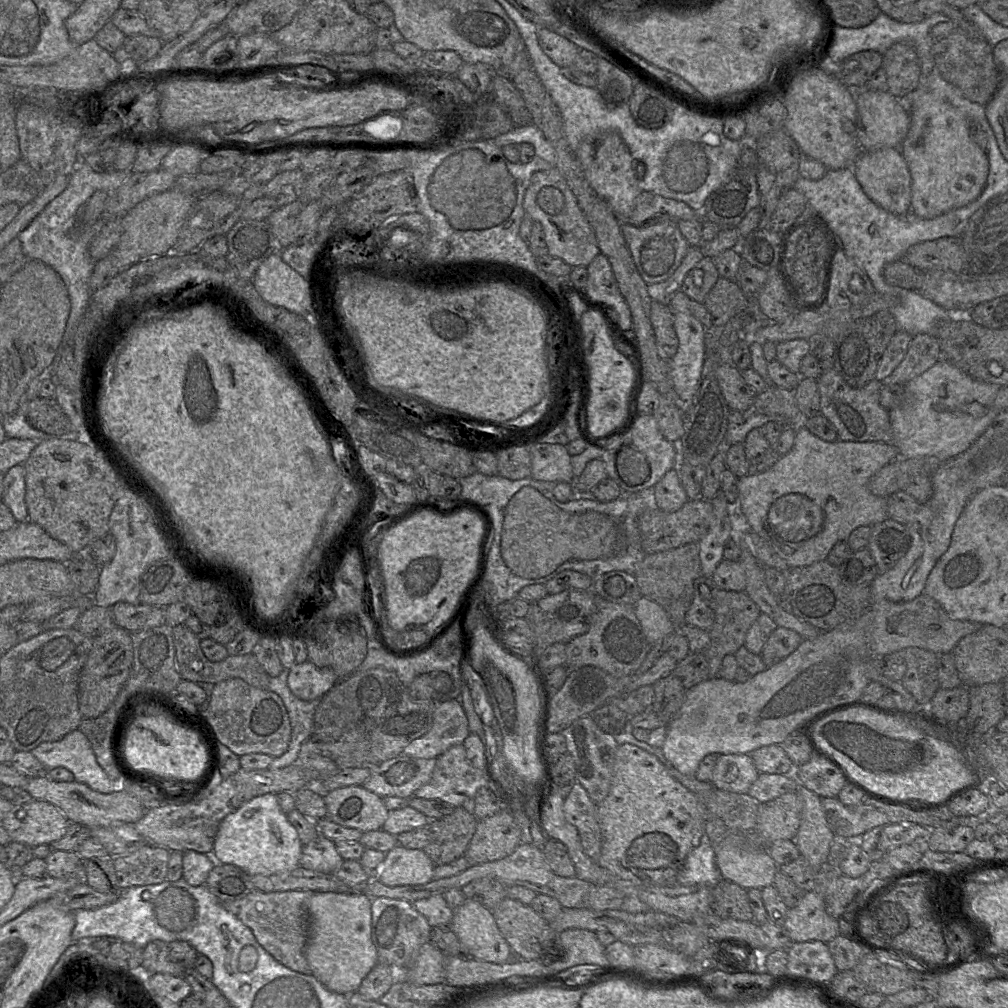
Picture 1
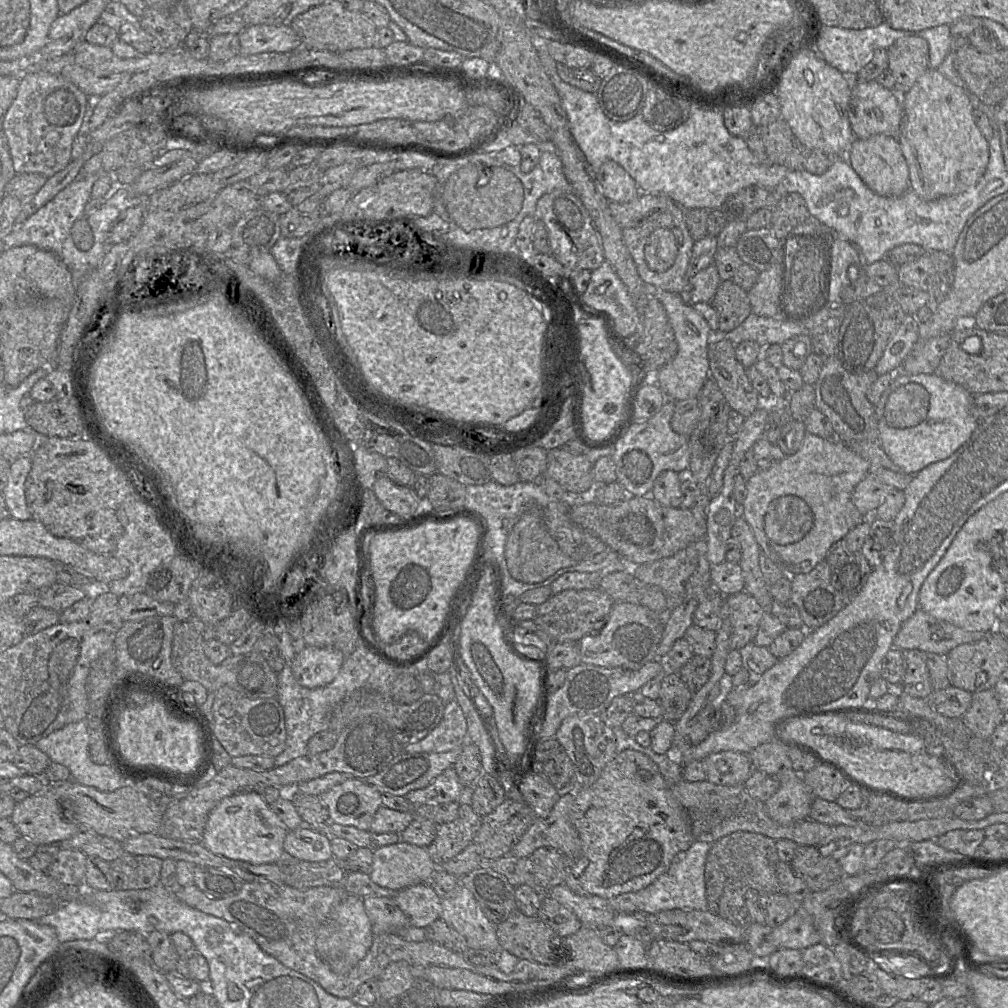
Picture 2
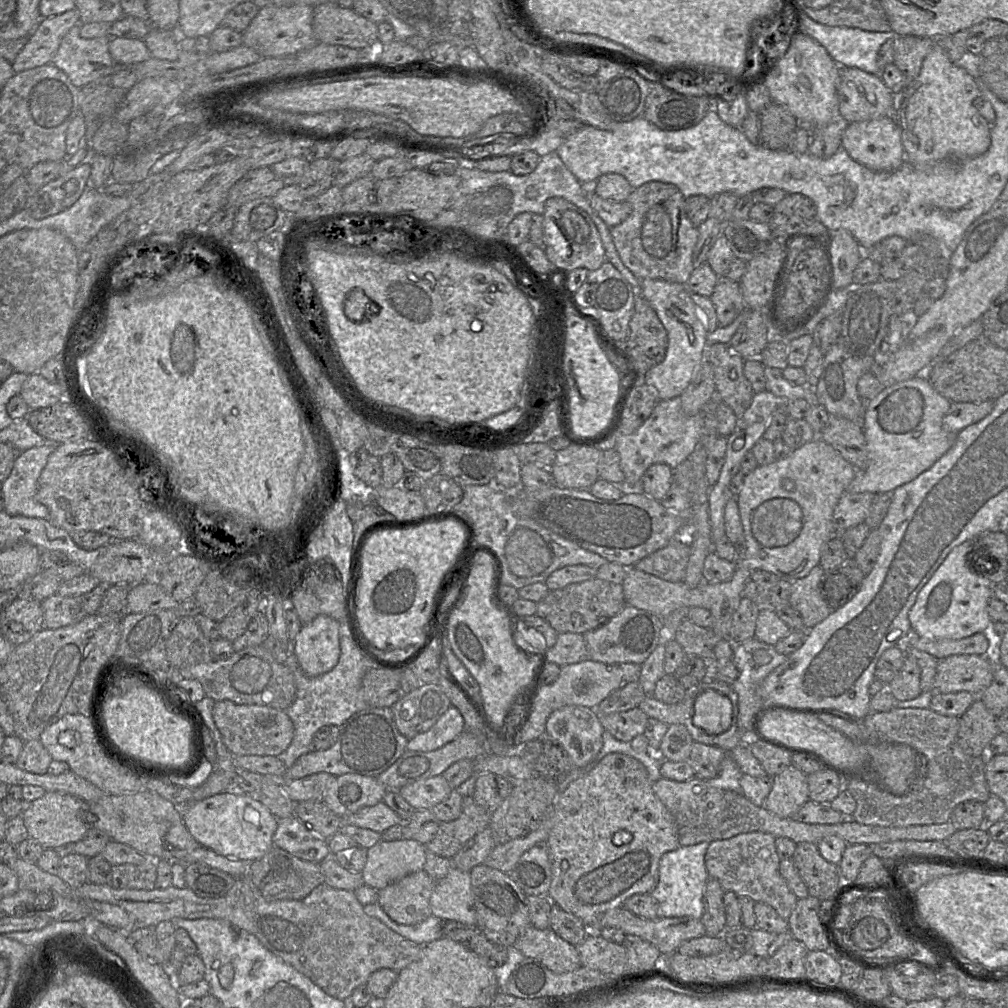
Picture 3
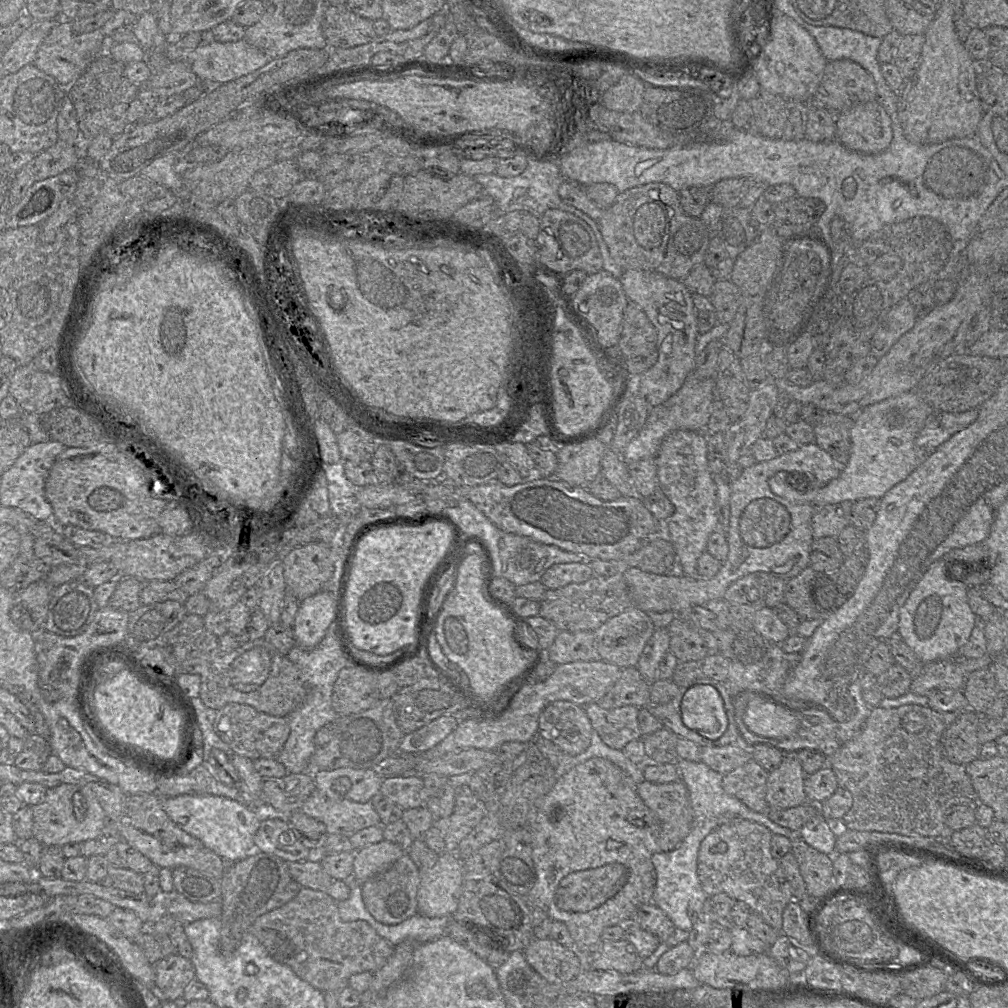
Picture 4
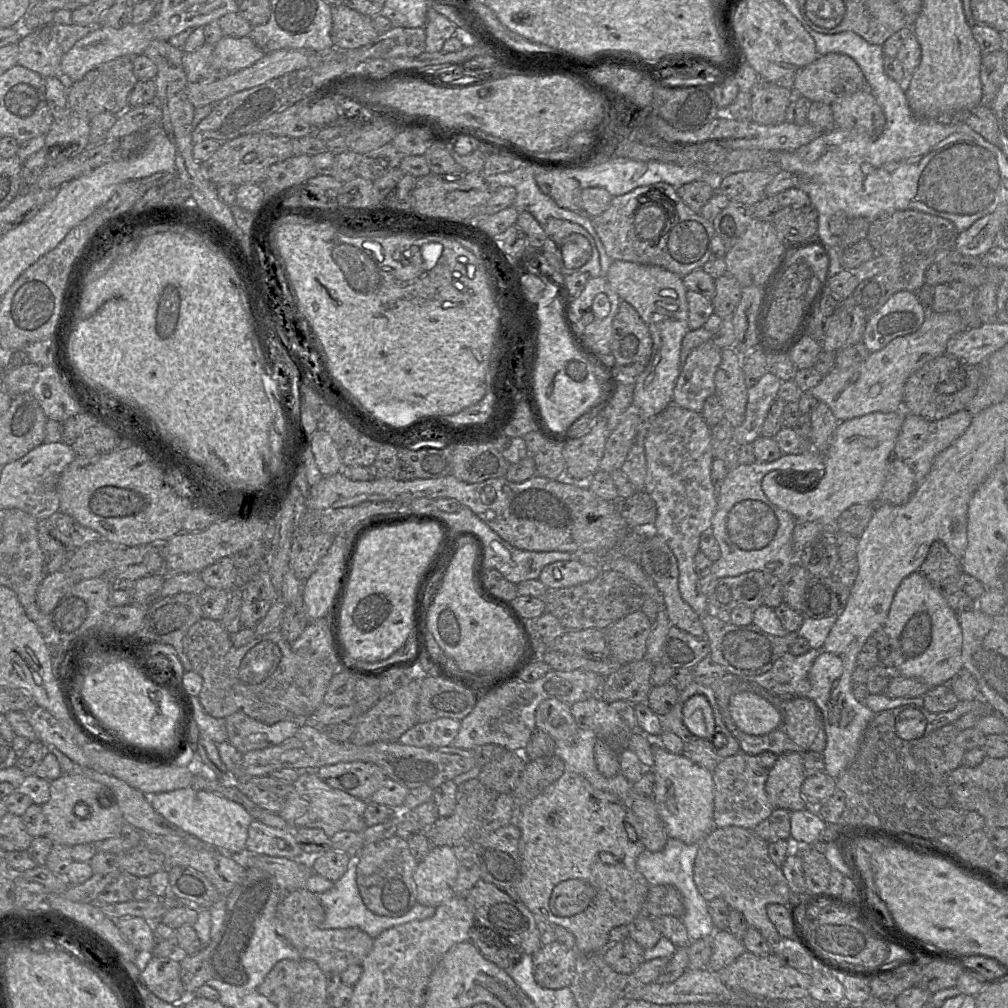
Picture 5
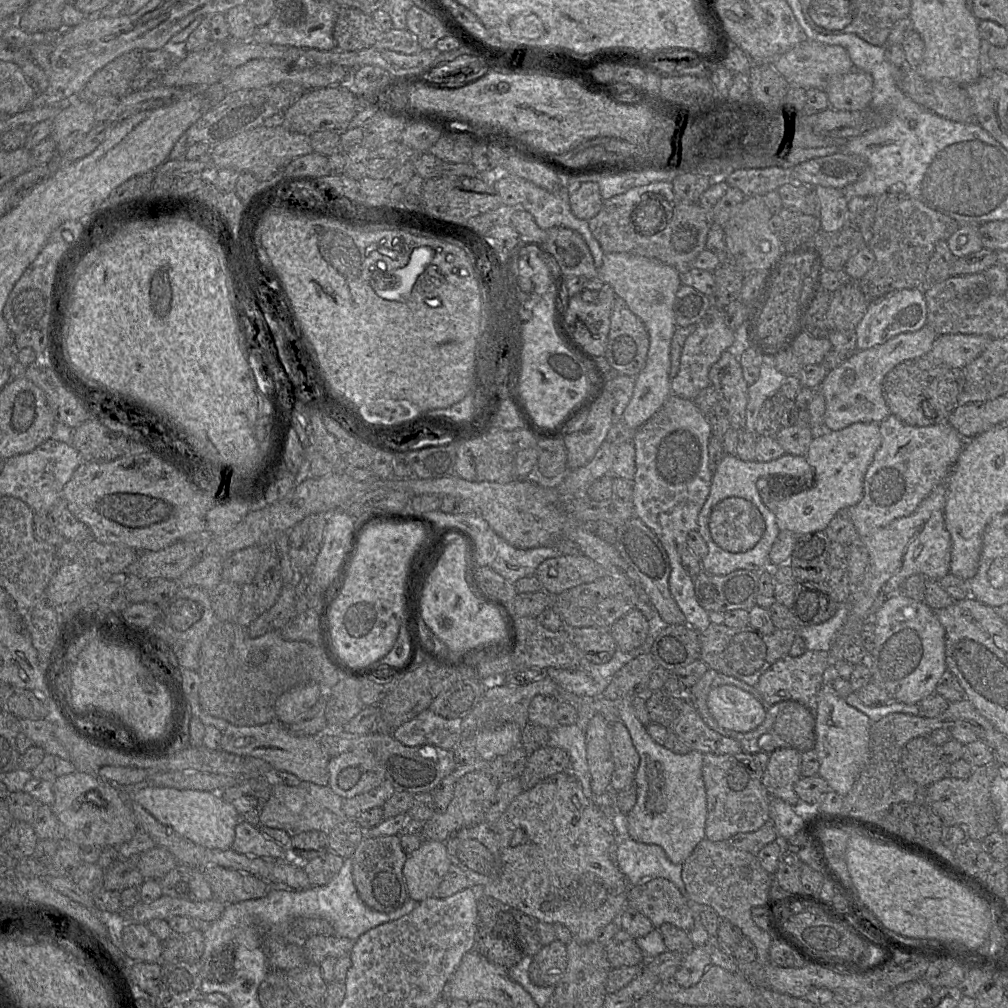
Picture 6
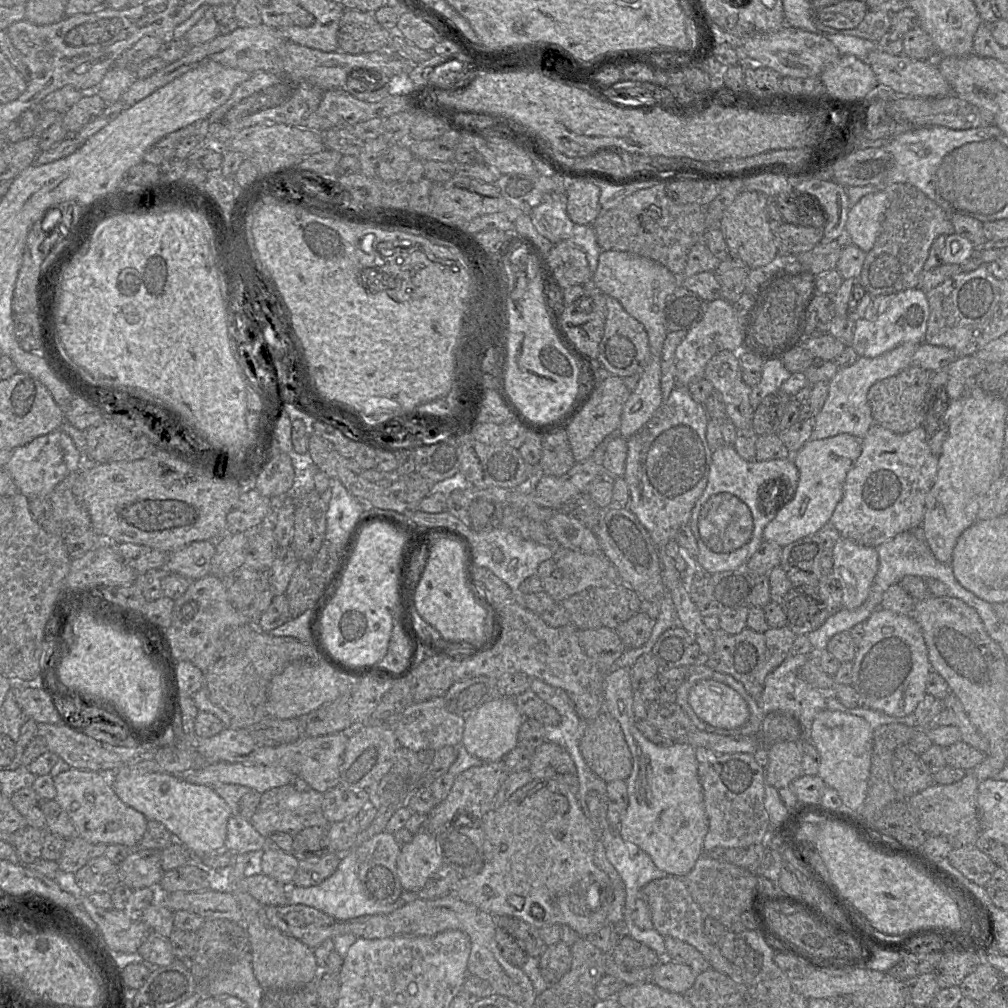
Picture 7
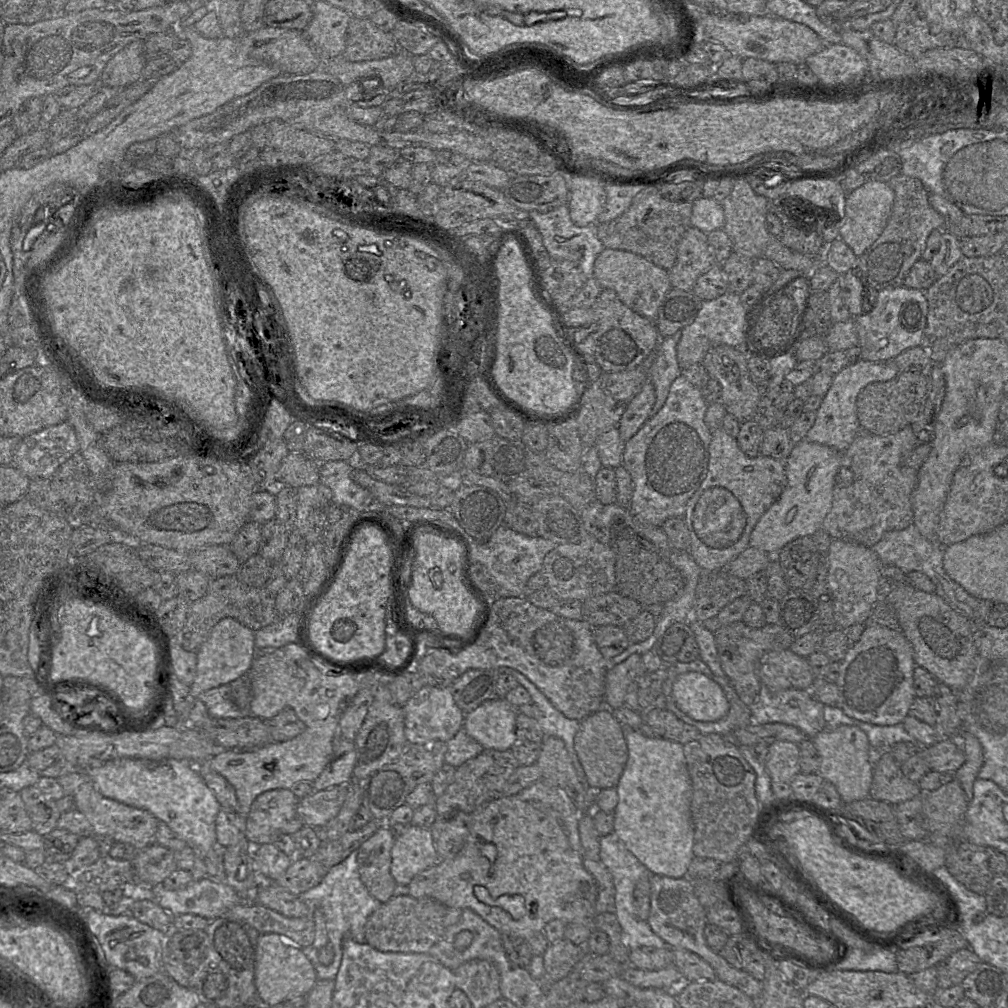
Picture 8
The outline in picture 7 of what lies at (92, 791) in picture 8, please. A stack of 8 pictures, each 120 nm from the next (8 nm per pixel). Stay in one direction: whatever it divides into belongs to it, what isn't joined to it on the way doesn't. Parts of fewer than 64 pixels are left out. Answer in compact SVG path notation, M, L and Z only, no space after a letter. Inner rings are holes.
M71 768L54 777L54 785L54 800L68 814L76 836L91 844L124 845L130 849L143 838L149 820L121 801L113 789L110 774Z

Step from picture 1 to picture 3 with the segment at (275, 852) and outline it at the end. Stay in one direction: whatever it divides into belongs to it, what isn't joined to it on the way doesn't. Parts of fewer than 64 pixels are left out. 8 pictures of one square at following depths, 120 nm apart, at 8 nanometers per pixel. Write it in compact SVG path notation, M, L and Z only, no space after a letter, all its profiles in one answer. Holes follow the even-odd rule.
M223 792L181 807L183 822L199 845L245 862L262 858L273 847L278 819L256 796Z

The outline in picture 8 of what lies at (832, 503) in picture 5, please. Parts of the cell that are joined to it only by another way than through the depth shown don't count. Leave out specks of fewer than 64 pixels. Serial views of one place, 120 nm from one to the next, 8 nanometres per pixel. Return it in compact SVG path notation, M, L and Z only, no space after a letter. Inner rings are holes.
M805 439L795 443L790 455L783 461L785 464L786 486L779 498L763 513L756 523L750 535L749 546L760 549L772 556L776 555L791 541L799 537L811 536L822 529L822 523L832 506L835 477L841 466L841 455L842 452L838 452L831 447Z

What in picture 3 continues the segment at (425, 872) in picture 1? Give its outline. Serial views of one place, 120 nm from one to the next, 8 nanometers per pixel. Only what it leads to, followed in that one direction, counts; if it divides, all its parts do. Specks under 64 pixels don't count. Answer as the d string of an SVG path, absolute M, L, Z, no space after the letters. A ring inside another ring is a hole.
M380 840L367 849L367 861L361 872L365 885L376 890L423 870L427 849L413 840Z

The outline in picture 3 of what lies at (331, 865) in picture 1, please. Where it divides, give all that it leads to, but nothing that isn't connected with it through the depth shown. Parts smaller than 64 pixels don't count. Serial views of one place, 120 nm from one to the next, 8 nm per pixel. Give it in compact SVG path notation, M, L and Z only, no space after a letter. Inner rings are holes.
M295 816L278 819L273 844L305 861L320 863L331 856L328 841L310 832Z

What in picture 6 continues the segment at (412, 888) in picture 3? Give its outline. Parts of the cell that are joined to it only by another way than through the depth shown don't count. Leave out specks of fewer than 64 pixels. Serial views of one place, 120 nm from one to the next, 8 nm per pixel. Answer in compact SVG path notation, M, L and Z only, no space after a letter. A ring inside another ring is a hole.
M367 834L352 855L353 879L362 901L370 908L389 913L400 908L409 898L403 876L407 854L399 835L373 837Z

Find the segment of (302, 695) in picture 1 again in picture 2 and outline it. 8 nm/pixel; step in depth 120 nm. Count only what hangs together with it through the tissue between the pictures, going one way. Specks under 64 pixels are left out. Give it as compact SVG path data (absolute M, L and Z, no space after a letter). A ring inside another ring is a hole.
M306 646L296 654L291 668L296 681L314 689L330 684L338 675L345 655L334 647Z

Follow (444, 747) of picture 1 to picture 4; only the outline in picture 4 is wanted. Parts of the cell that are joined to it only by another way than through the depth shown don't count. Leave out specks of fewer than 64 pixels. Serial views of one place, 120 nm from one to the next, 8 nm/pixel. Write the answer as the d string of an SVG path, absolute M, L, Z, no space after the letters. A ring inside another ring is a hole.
M458 715L441 716L413 732L404 734L399 751L401 753L425 752L442 742L458 723Z

